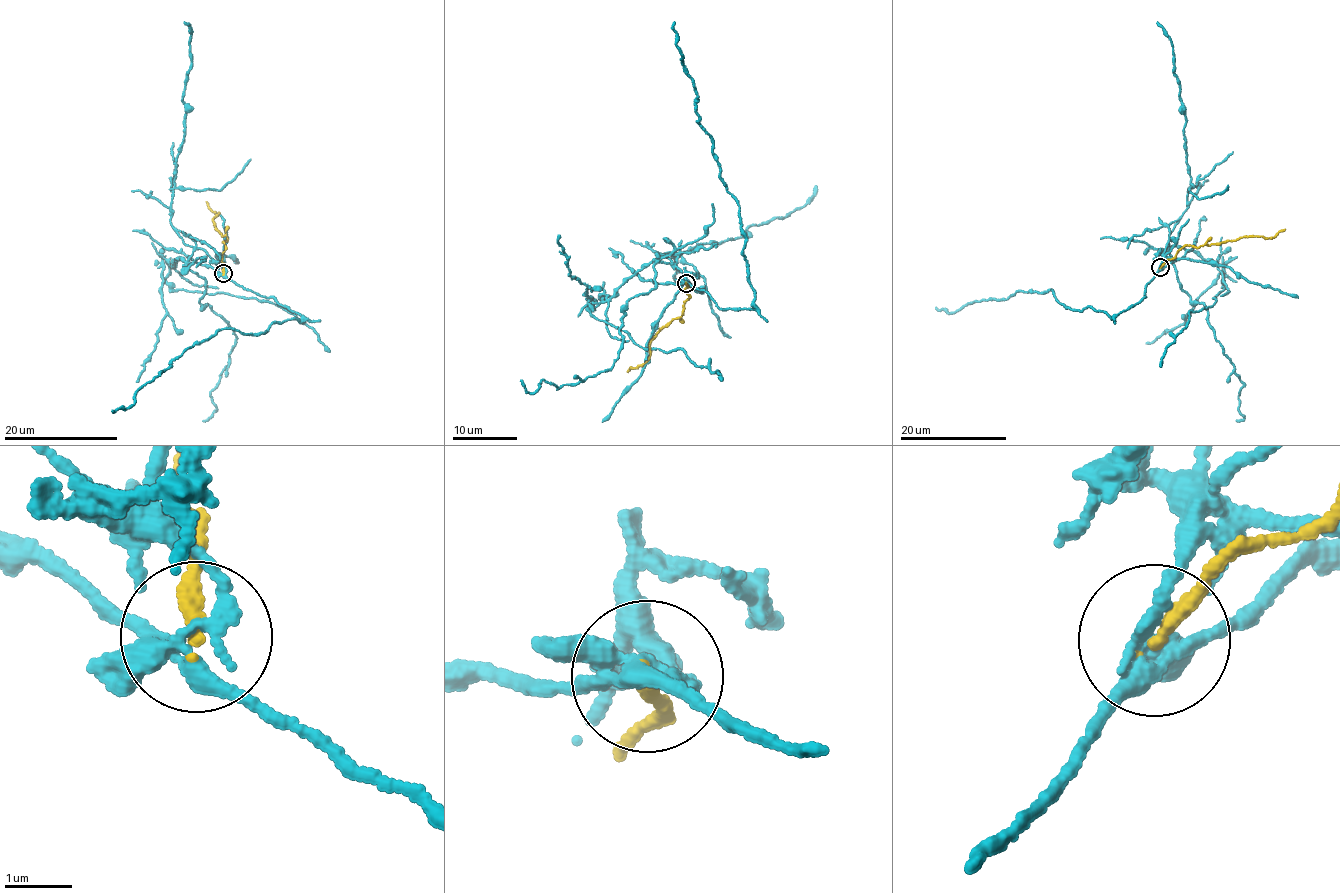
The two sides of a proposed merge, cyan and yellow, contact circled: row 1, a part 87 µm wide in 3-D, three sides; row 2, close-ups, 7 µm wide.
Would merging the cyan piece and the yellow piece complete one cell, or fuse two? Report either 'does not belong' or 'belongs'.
does not belong

